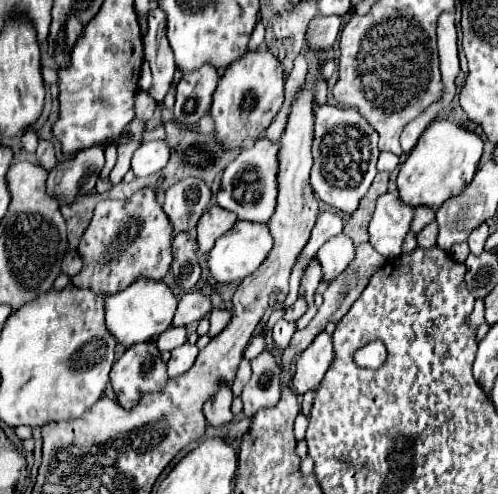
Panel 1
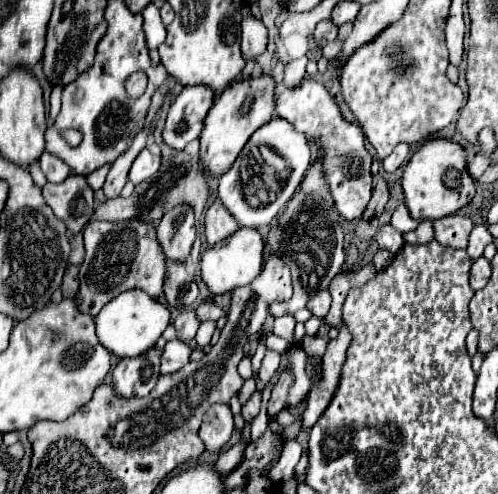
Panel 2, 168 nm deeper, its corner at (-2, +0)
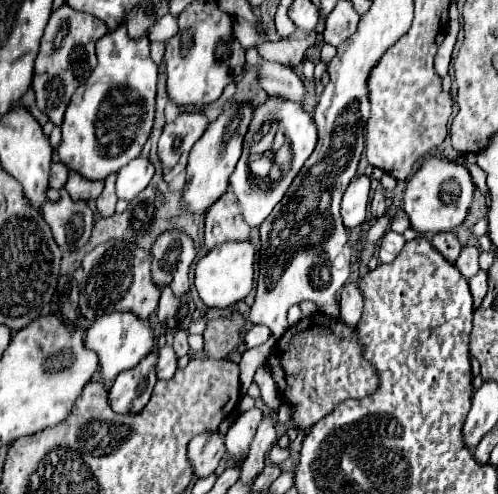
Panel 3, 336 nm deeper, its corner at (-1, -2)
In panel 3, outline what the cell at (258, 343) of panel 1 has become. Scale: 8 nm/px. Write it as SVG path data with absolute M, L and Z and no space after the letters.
M271 335L269 341L261 345L261 347L255 347L255 349L247 349L239 361L239 369L241 369L241 389L247 391L247 387L251 385L253 381L253 375L255 371L263 365L263 361L269 357L274 345L278 338L275 335Z

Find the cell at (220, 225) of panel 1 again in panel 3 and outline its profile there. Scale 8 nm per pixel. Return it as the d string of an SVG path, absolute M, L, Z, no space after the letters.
M227 191L207 209L205 247L213 249L215 245L227 241L245 241L245 239L249 239L249 225L245 225L233 193Z

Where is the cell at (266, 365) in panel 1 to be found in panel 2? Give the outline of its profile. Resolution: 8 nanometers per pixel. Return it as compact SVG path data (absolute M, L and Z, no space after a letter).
M256 391L256 393L248 399L248 403L242 407L242 417L244 417L246 423L252 423L252 421L256 419L256 415L260 413L260 405L262 405L262 395Z

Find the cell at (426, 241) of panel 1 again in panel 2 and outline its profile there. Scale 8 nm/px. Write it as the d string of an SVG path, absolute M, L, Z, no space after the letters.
M450 215L446 219L434 221L434 239L446 247L465 249L474 223L466 215Z

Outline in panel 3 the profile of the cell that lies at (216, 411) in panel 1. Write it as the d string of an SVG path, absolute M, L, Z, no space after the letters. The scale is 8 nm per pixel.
M219 431L199 433L189 443L189 459L193 461L193 471L197 477L211 475L217 469L223 455L225 455L225 435Z

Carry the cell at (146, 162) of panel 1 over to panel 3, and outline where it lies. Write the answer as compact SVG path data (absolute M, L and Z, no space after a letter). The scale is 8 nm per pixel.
M135 157L117 175L117 197L131 201L149 185L153 173L155 167L147 157Z

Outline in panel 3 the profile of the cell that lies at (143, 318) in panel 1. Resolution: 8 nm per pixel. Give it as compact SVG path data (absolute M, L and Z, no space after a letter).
M113 311L95 319L95 323L85 333L85 345L99 355L101 375L105 381L109 381L115 379L121 371L135 367L145 355L149 355L155 345L155 335L149 319L141 319L131 311Z

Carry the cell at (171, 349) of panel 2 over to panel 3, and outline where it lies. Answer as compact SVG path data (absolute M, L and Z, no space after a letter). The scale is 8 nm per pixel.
M165 345L159 349L159 361L157 361L157 377L159 379L171 379L177 371L177 355L171 345Z

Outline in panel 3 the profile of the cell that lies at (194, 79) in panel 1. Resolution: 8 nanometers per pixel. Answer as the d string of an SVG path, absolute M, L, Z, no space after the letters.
M183 111L175 121L163 127L159 137L159 159L163 163L165 181L171 181L187 167L187 157L195 141L203 135L207 117L199 111Z

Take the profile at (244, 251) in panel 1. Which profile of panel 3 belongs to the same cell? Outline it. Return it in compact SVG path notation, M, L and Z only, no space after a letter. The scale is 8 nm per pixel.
M231 241L211 249L195 265L195 287L201 301L207 307L231 307L237 301L243 301L253 287L253 269L255 269L255 247L251 241Z

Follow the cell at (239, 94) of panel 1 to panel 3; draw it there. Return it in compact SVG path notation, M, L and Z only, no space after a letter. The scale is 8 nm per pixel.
M235 103L229 109L225 109L215 121L211 121L201 135L201 141L193 145L189 163L187 163L187 185L183 191L183 201L189 205L189 211L193 215L201 215L229 189L229 175L233 173L239 155L243 137L249 129L249 123L253 119L253 107L249 103Z

